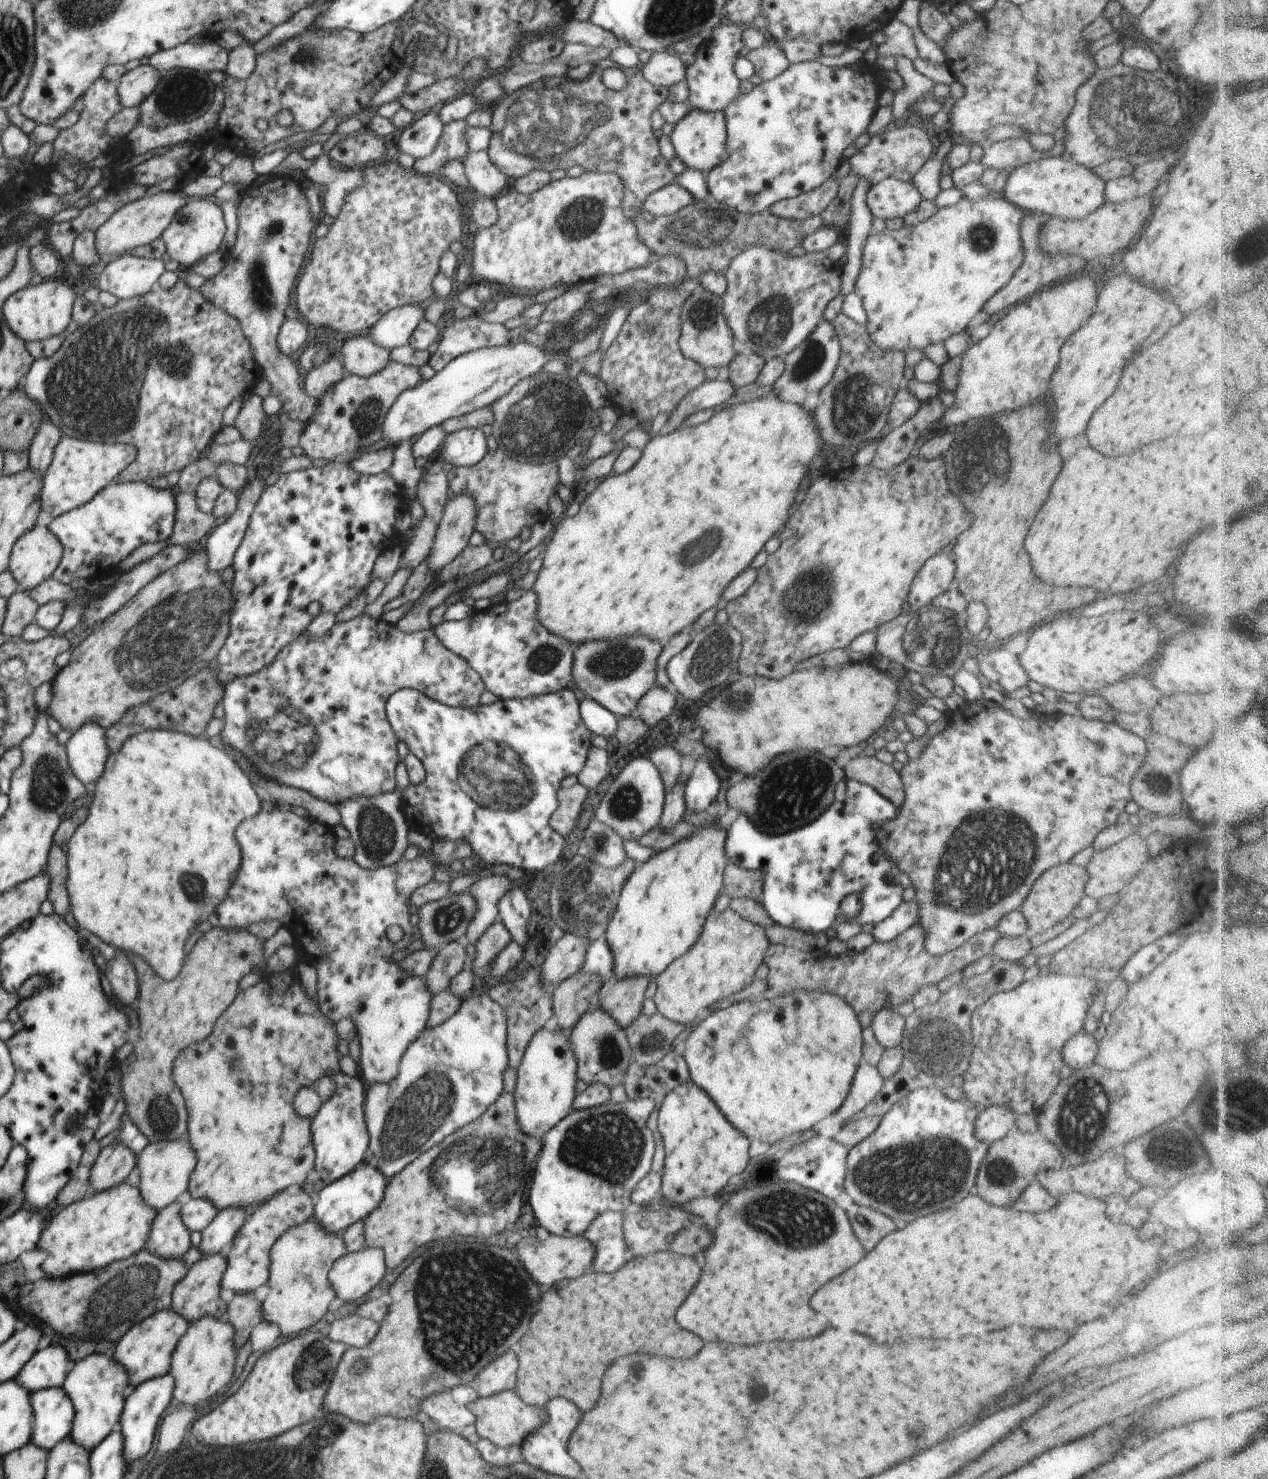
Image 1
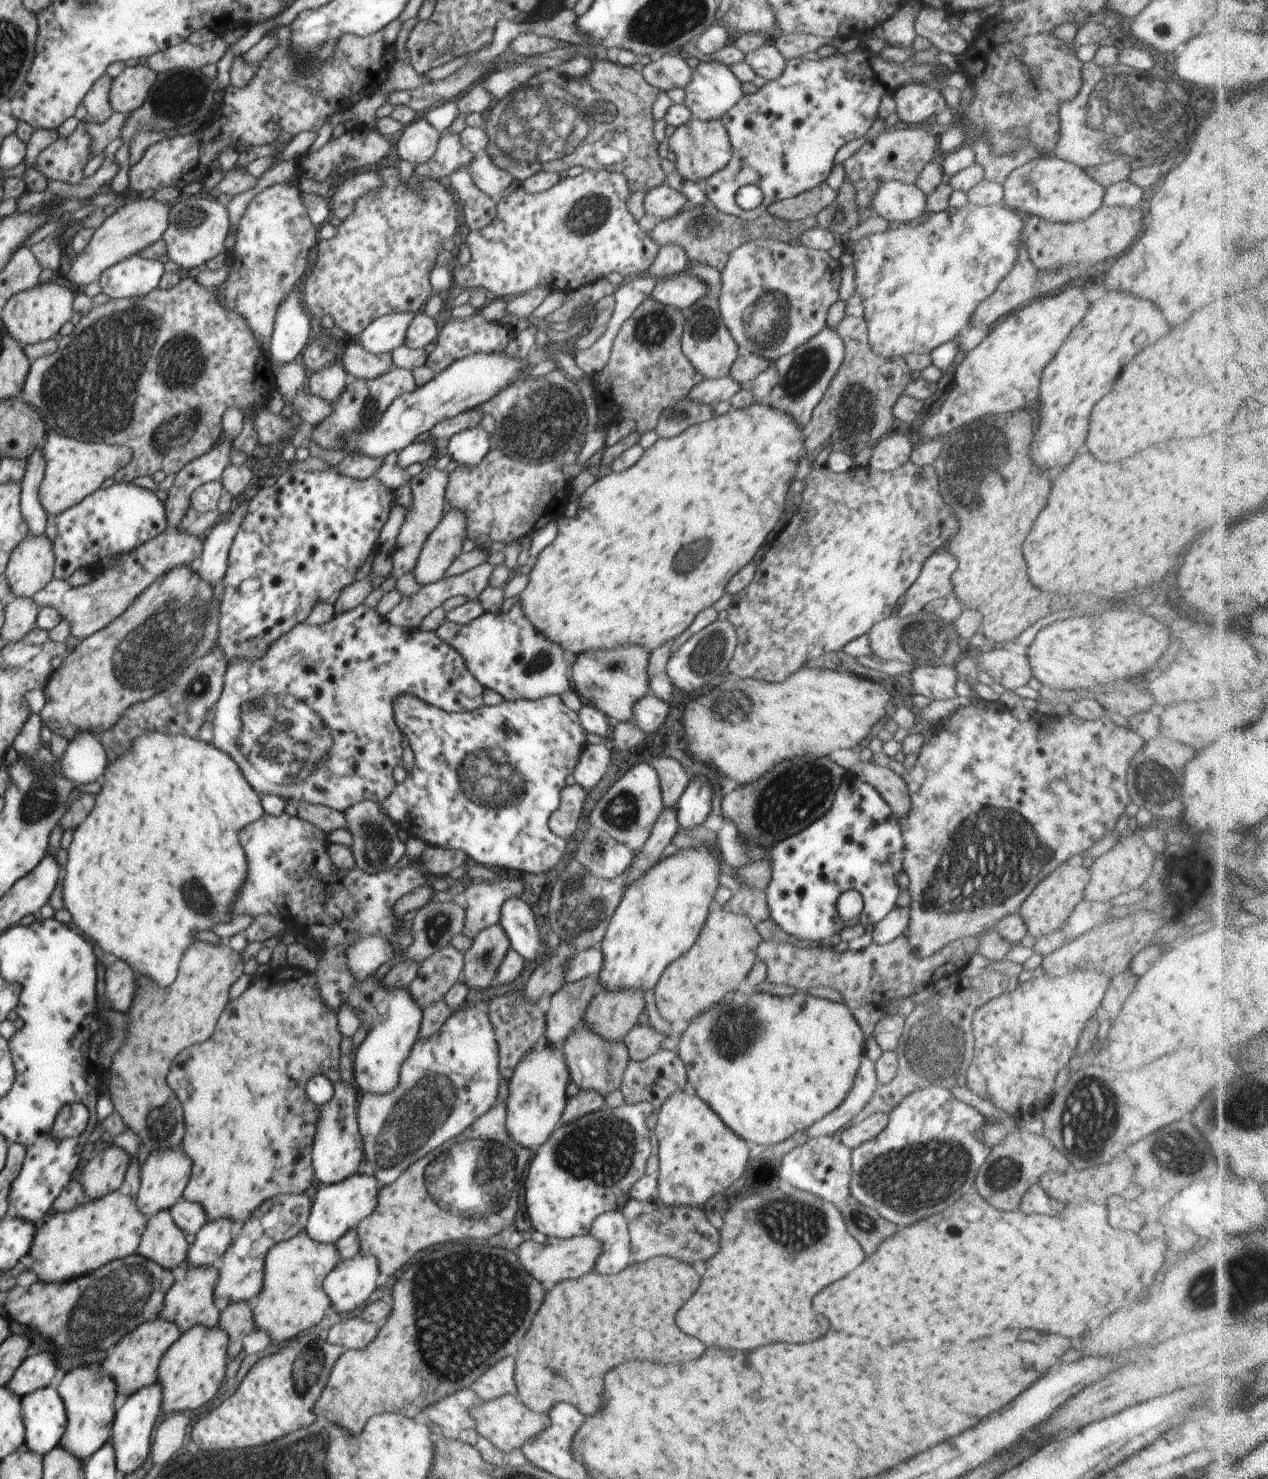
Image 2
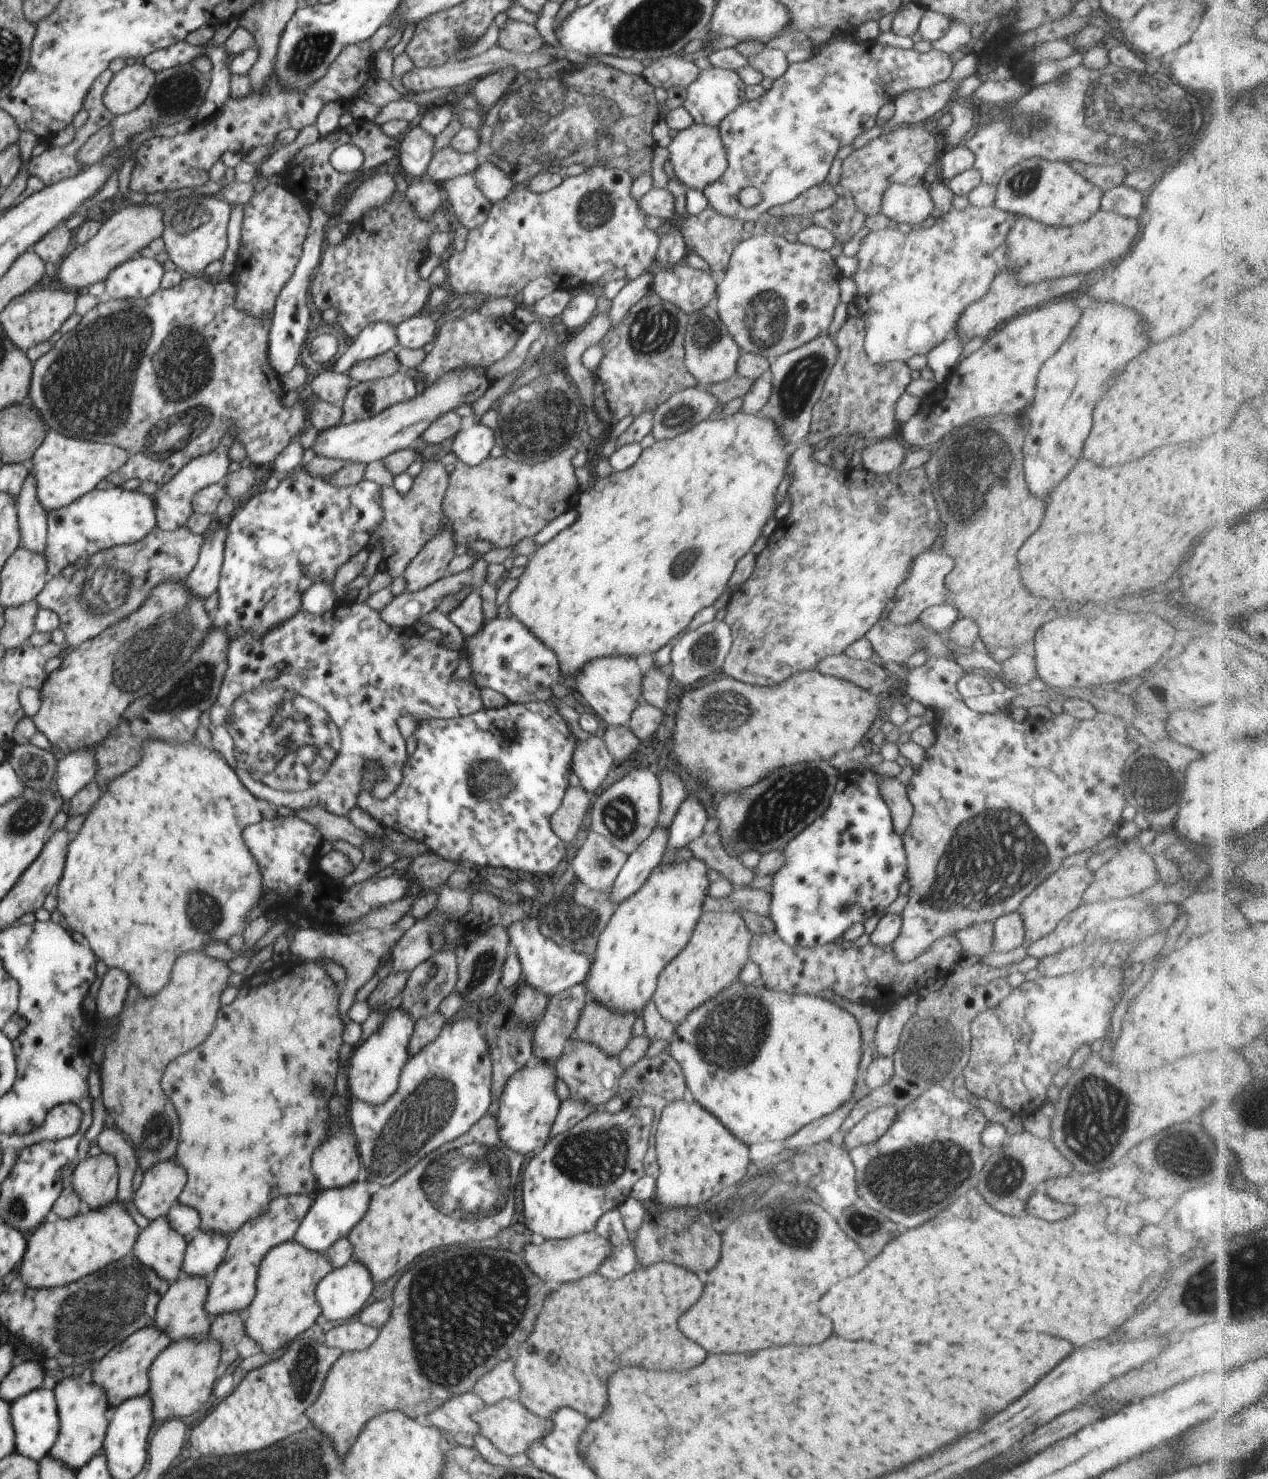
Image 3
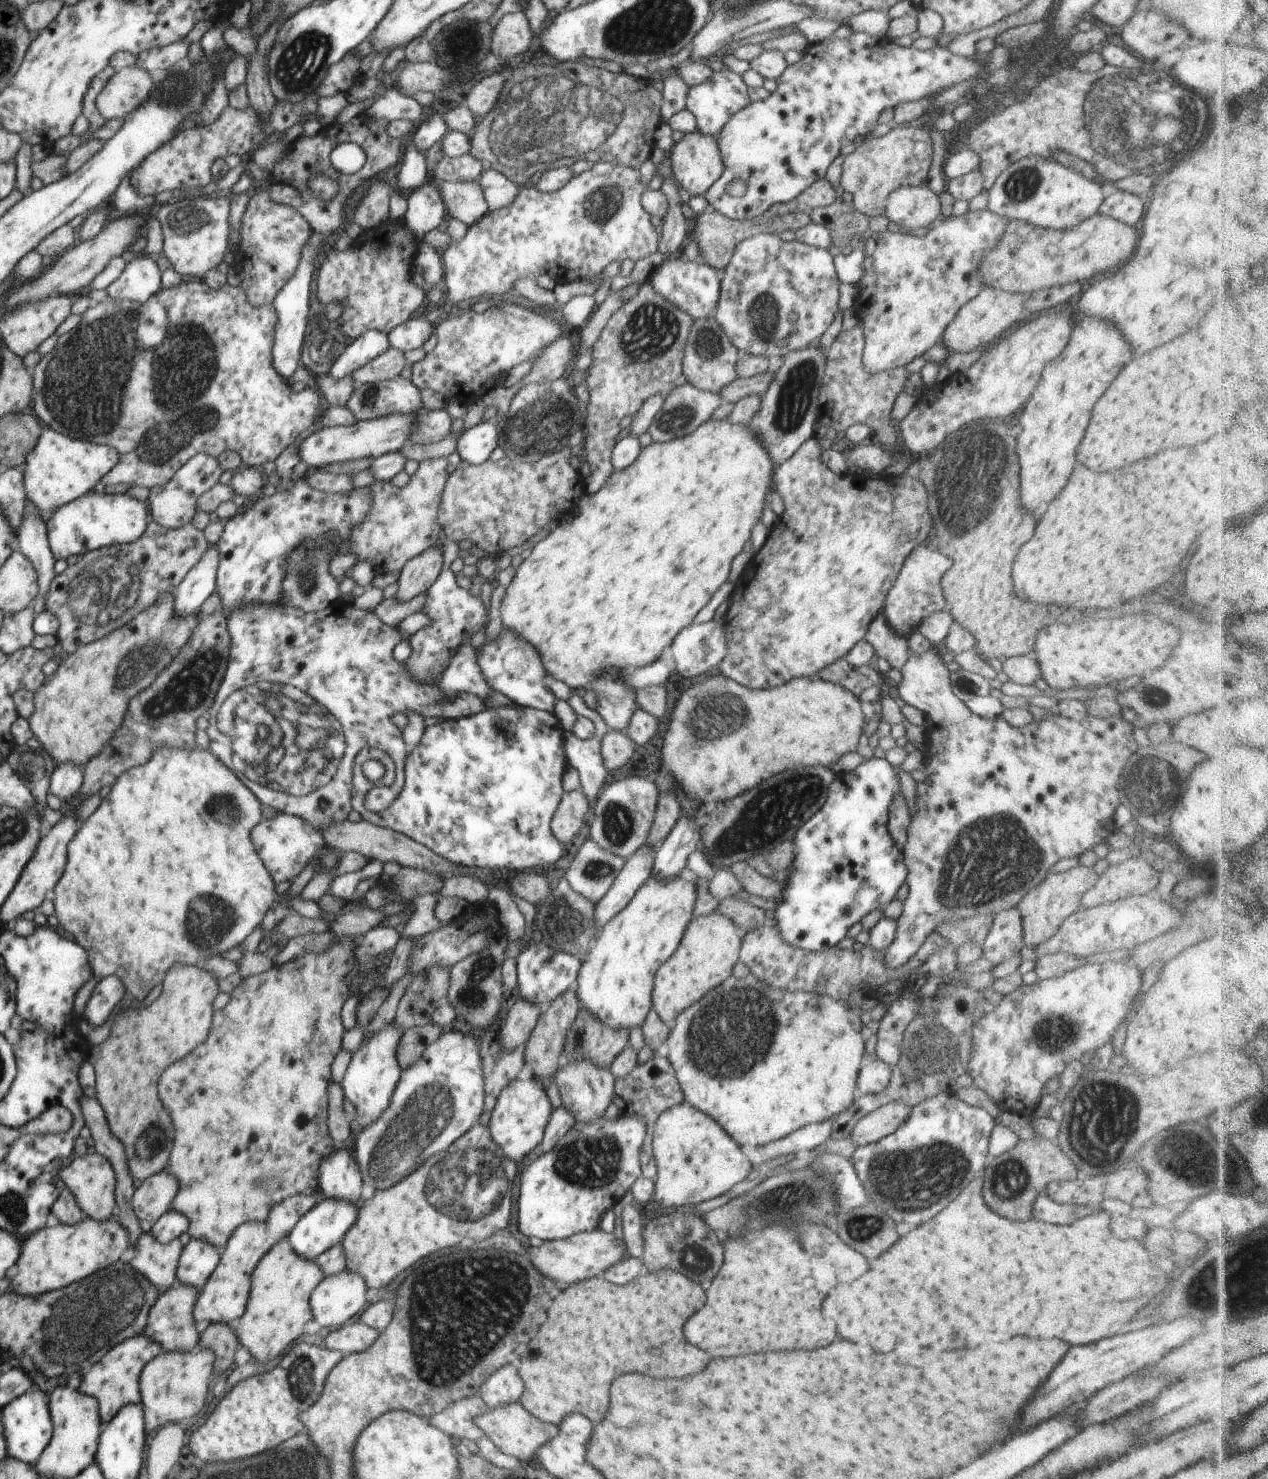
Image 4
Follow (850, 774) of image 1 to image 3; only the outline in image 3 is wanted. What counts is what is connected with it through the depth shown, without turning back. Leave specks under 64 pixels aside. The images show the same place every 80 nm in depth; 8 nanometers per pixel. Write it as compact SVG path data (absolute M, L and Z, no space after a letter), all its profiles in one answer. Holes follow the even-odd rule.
M882 776L879 778L879 791L880 796L890 809L895 831L903 836L913 815L913 806L907 795L907 787L900 783L896 777Z

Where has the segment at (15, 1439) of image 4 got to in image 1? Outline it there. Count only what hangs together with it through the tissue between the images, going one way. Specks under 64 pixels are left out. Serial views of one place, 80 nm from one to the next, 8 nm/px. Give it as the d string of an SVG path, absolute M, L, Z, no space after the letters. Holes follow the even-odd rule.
M48 1387L31 1394L31 1405L33 1410L33 1429L31 1442L37 1447L49 1451L63 1438L70 1436L73 1420L75 1419L75 1408L70 1397L62 1387Z

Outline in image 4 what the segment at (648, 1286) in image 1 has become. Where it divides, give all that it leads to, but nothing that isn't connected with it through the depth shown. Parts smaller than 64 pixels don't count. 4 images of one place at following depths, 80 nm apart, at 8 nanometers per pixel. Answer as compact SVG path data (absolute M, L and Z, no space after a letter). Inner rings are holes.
M672 1269L638 1276L628 1286L614 1286L612 1282L606 1282L604 1276L572 1284L564 1294L554 1300L554 1306L550 1310L550 1330L544 1332L542 1338L534 1338L528 1344L528 1352L522 1356L518 1368L518 1374L524 1380L521 1405L545 1423L559 1426L566 1414L578 1412L592 1420L595 1425L604 1418L608 1410L610 1382L614 1376L620 1376L624 1372L642 1372L656 1378L684 1378L692 1372L704 1370L710 1356L702 1350L688 1348L690 1344L684 1340L682 1334L682 1324L704 1306L704 1300L706 1294L698 1282L692 1282L688 1280L688 1276L682 1276Z

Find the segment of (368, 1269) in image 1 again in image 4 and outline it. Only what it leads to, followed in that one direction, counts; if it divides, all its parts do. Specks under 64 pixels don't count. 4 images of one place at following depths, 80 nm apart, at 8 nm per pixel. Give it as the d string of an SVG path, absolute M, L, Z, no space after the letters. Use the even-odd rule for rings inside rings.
M344 1268L338 1274L324 1277L309 1300L314 1316L312 1327L342 1326L360 1314L370 1295L364 1277L357 1272Z

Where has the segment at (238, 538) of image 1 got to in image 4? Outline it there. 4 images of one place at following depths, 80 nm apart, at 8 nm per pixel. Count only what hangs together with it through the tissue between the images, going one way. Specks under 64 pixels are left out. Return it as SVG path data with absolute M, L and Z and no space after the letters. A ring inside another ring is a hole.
M218 542L203 552L200 562L193 566L175 588L175 613L181 617L200 612L200 606L217 590L219 567Z

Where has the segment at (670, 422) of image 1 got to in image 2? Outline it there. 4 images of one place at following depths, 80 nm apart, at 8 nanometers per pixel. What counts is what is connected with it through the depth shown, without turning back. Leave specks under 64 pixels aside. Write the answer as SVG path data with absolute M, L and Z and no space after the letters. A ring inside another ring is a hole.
M718 377L717 379L704 379L699 382L688 394L690 401L713 407L731 398L742 388L732 377Z

